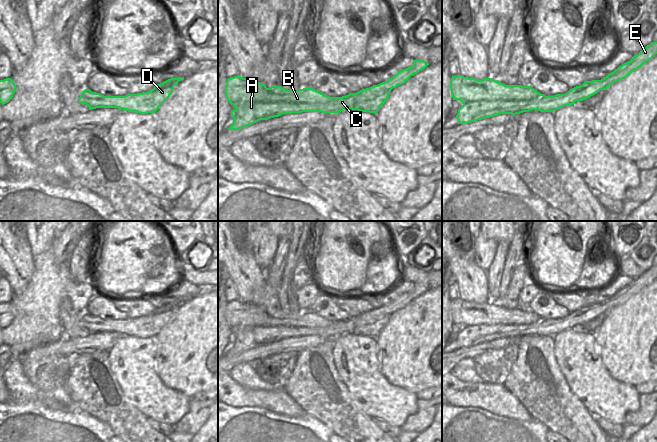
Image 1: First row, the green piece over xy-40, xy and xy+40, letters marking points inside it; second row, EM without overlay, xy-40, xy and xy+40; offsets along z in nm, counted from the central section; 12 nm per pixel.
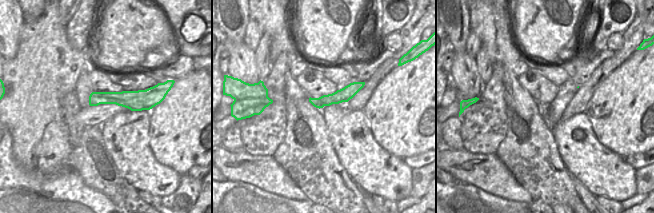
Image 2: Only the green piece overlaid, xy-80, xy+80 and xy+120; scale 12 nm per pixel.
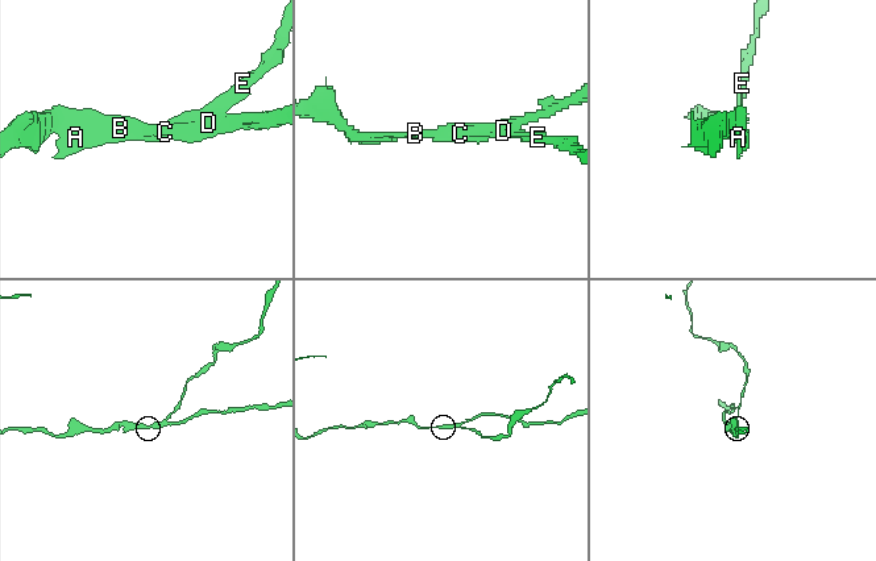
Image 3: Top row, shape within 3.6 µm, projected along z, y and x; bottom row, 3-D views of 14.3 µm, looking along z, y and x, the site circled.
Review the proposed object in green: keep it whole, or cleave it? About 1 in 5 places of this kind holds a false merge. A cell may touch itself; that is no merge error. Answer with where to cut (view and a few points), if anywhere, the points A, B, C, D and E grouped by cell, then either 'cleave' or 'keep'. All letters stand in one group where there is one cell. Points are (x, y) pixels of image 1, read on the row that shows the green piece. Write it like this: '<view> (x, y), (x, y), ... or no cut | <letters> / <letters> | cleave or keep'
xy-40 (163, 82), (173, 87) | A B C D / E | cleave

